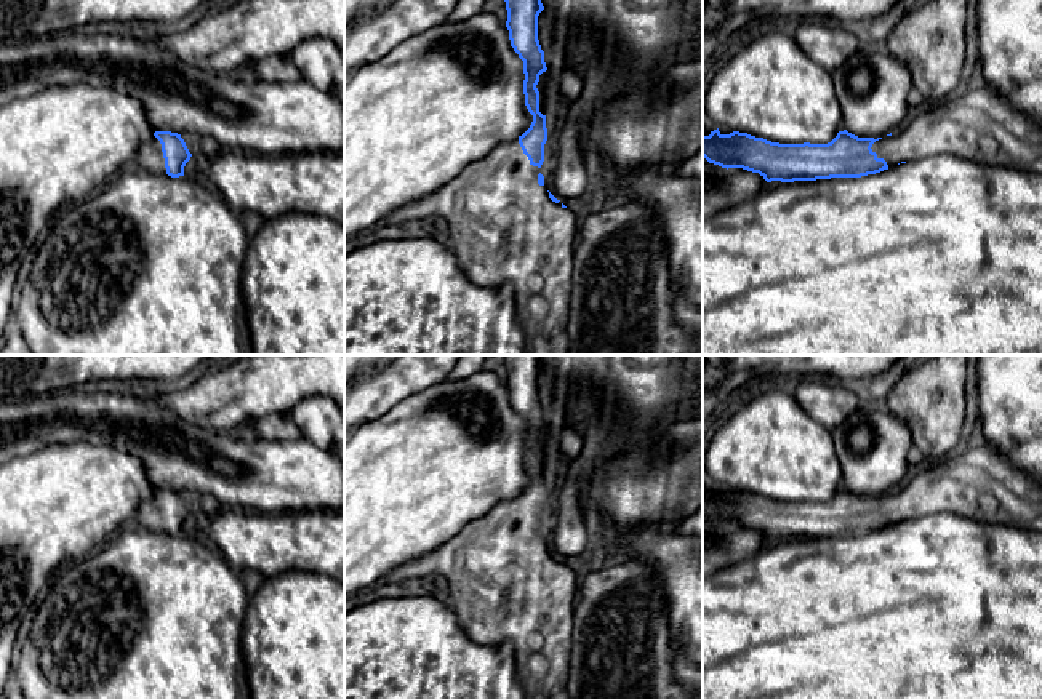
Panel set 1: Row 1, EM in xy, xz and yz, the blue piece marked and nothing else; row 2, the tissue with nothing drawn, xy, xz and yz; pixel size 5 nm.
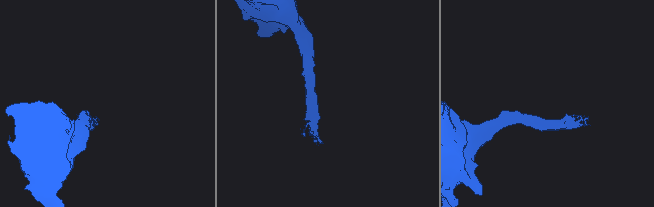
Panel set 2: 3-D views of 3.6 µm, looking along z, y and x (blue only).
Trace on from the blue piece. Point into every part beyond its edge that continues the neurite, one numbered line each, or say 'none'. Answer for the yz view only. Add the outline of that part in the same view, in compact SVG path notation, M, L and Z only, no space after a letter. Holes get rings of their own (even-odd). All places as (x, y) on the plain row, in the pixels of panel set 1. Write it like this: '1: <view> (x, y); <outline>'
1: yz (981, 485); M991 445L981 448L970 448L967 453L959 454L946 462L928 464L911 473L900 489L893 489L890 494L872 502L872 510L877 517L884 517L888 526L901 520L916 520L936 512L951 512L957 517L970 518L983 525L1012 523L1013 504L1037 505L1042 499L1042 483L1034 480L1026 472L1010 464L1002 454L999 454Z

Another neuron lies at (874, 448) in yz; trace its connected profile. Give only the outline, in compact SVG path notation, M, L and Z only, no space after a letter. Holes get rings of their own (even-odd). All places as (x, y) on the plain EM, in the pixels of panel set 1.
M876 405L871 413L858 408L831 435L842 467L842 485L848 491L877 497L893 491L909 478L909 461L914 454L912 435L909 425L885 406Z

